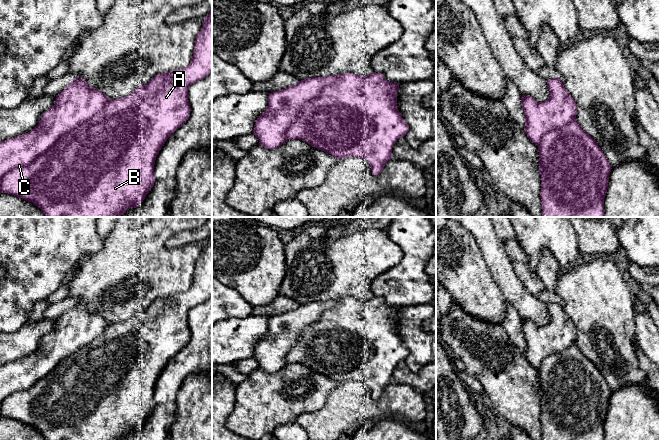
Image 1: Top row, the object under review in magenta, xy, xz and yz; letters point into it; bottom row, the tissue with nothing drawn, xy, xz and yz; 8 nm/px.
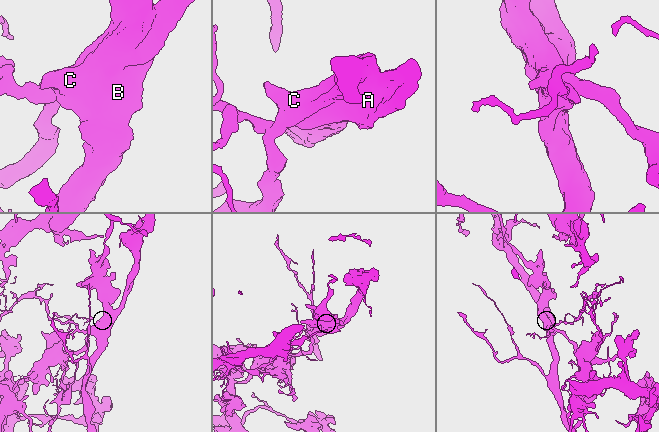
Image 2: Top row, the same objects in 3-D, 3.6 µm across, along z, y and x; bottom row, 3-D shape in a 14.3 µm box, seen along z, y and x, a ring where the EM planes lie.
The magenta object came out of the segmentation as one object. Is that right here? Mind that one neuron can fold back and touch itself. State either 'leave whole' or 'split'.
leave whole

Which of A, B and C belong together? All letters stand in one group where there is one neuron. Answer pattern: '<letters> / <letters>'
A B C

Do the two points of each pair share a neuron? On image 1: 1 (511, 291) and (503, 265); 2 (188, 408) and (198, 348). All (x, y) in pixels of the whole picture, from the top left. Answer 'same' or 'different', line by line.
1: same
2: different

